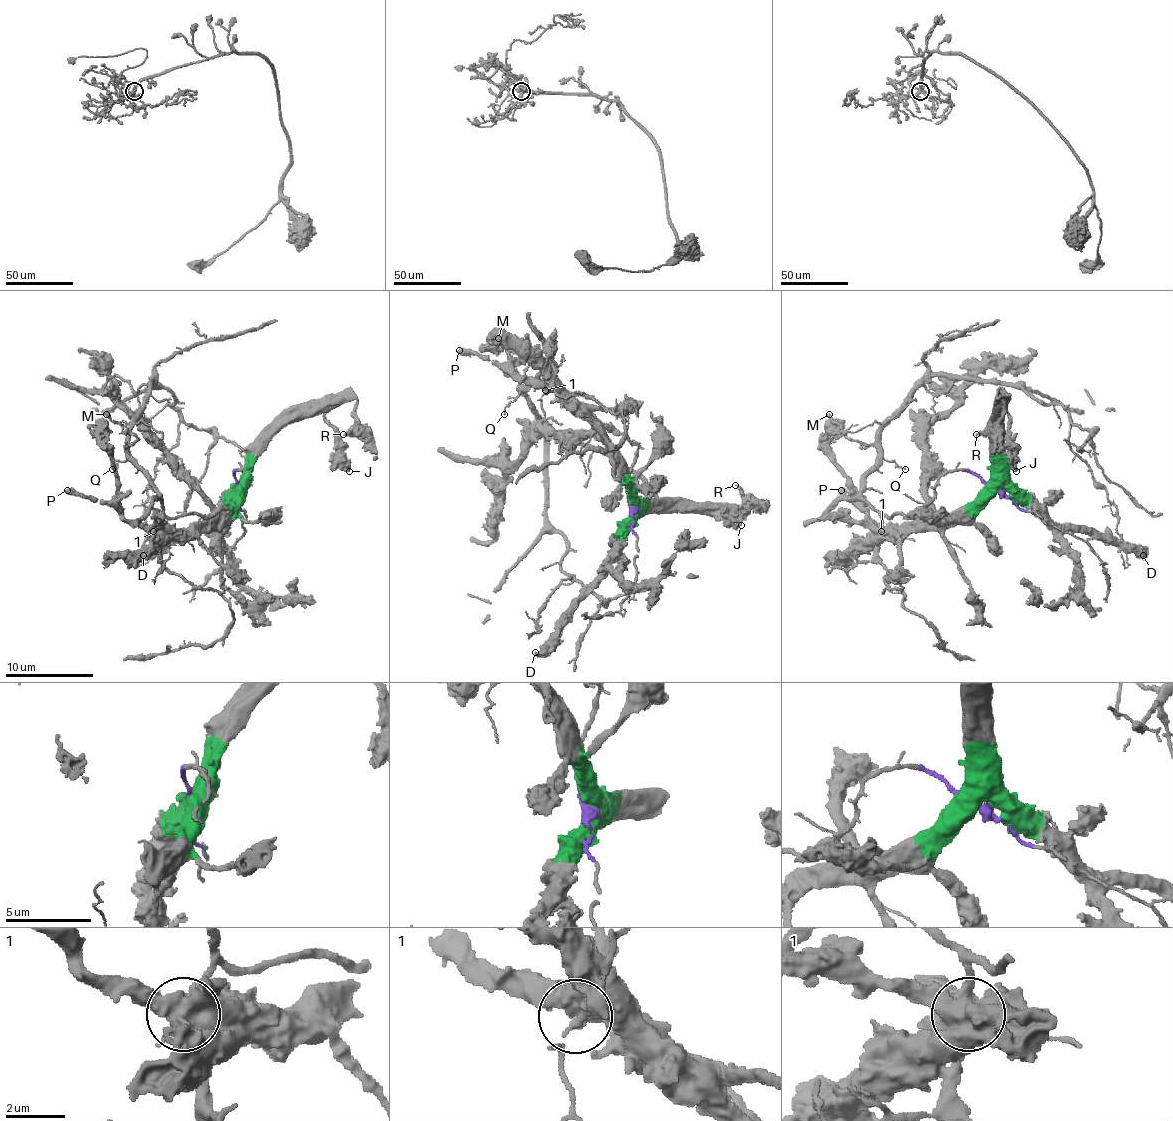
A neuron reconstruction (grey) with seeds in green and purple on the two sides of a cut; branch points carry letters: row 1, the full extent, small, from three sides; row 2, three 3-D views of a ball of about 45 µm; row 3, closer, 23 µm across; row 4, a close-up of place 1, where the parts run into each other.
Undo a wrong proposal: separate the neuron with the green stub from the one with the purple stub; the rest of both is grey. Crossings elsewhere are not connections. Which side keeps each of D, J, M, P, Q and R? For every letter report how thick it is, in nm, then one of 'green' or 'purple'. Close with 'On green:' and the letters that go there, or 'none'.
D: 420 nm thick; green
J: 280 nm thick; green
M: 240 nm thick; purple
P: 550 nm thick; green
Q: 120 nm thick; purple
R: 280 nm thick; green
On green: D, J, P, R

